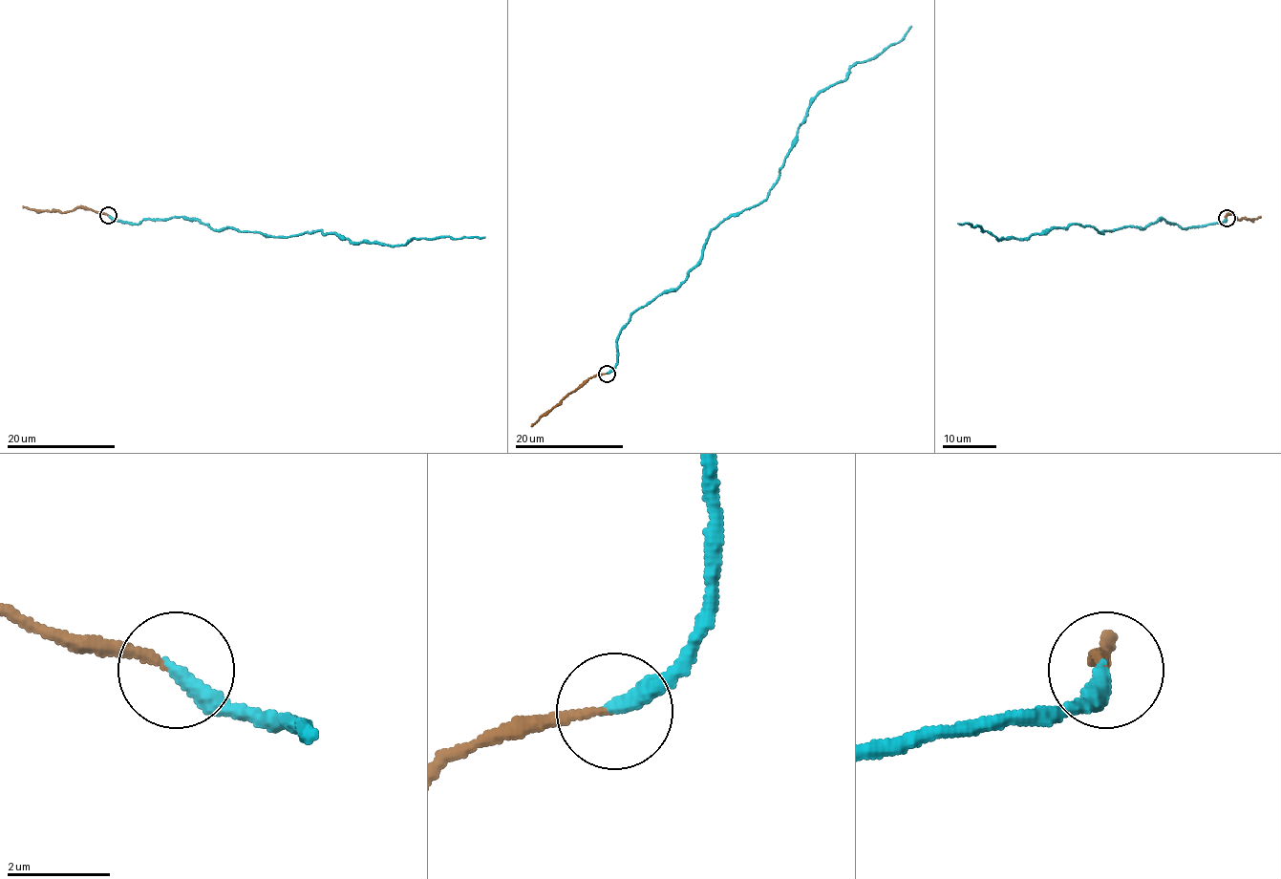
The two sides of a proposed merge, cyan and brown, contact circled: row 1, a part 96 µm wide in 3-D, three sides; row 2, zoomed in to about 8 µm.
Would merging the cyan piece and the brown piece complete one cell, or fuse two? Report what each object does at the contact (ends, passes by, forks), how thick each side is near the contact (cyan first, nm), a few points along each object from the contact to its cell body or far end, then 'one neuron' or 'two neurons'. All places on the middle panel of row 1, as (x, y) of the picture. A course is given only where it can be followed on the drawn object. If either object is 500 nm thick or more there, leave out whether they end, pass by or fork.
cyan ends; brown ends; calibres 360 and 130 nm; course cyan (607, 373), (616, 364), (617, 335), (629, 317), (674, 289), (714, 228), (767, 196), (809, 103), (911, 26); course brown (607, 373), (594, 375), (581, 384), (530, 426); one neuron

